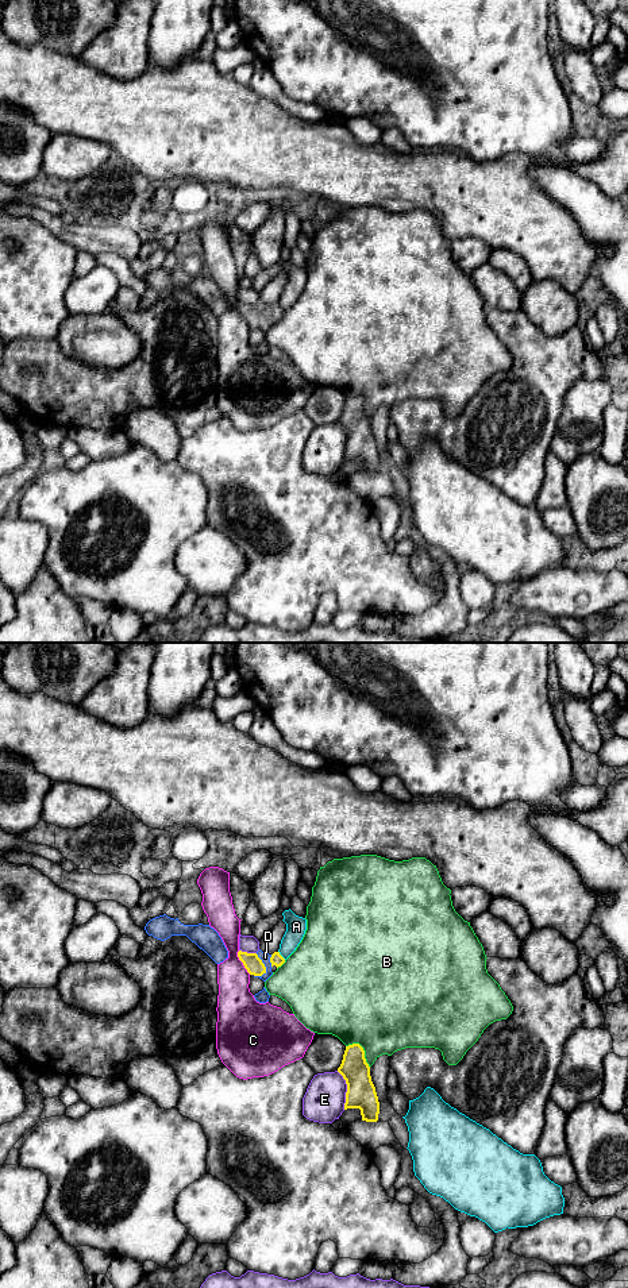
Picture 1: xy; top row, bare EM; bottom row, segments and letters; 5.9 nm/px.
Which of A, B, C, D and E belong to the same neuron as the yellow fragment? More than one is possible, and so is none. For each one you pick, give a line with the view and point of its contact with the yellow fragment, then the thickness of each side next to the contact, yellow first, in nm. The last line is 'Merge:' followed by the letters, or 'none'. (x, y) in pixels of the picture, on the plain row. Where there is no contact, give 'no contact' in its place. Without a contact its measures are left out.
D: xy (264, 317) | 110/60 nm
Merge: D

